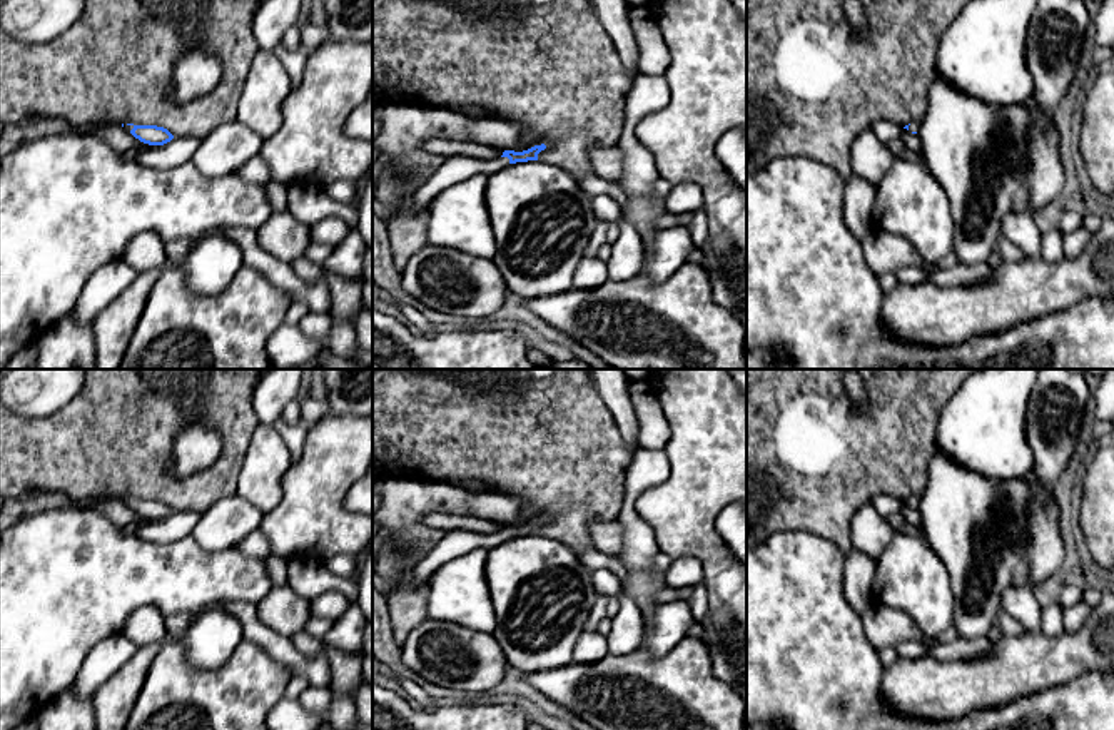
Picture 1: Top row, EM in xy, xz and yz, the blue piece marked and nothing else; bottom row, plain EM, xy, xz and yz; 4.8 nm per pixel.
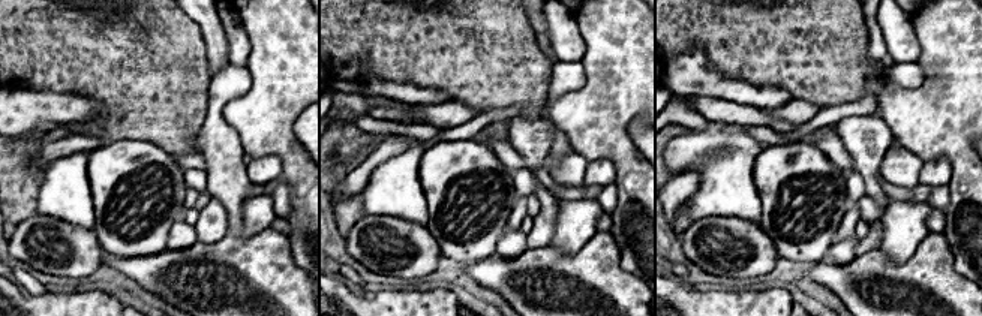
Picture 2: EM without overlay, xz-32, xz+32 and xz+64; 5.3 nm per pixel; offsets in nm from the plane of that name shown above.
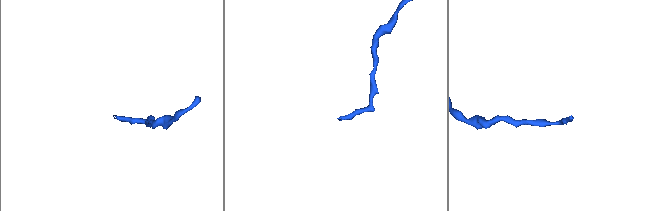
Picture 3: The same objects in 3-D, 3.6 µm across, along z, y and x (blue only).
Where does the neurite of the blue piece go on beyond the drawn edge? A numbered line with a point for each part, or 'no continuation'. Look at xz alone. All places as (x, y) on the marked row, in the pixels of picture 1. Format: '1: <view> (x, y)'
1: xz (455, 169)

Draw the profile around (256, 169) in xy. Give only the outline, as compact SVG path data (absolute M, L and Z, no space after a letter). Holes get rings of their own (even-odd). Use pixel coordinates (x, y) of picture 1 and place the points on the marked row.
M261 155L249 159L237 172L242 179L266 185L272 180L267 162Z

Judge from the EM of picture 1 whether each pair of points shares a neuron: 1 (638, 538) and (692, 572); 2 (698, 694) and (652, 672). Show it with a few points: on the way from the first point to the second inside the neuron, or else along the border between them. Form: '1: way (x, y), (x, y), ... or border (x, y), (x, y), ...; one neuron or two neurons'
1: border (663, 577), (667, 585); two neurons
2: way (687, 694), (673, 694), (663, 684); one neuron

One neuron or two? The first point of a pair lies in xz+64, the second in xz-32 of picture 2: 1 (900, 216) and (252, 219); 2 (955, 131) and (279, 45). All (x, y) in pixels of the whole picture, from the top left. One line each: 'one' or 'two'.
1: one
2: one

